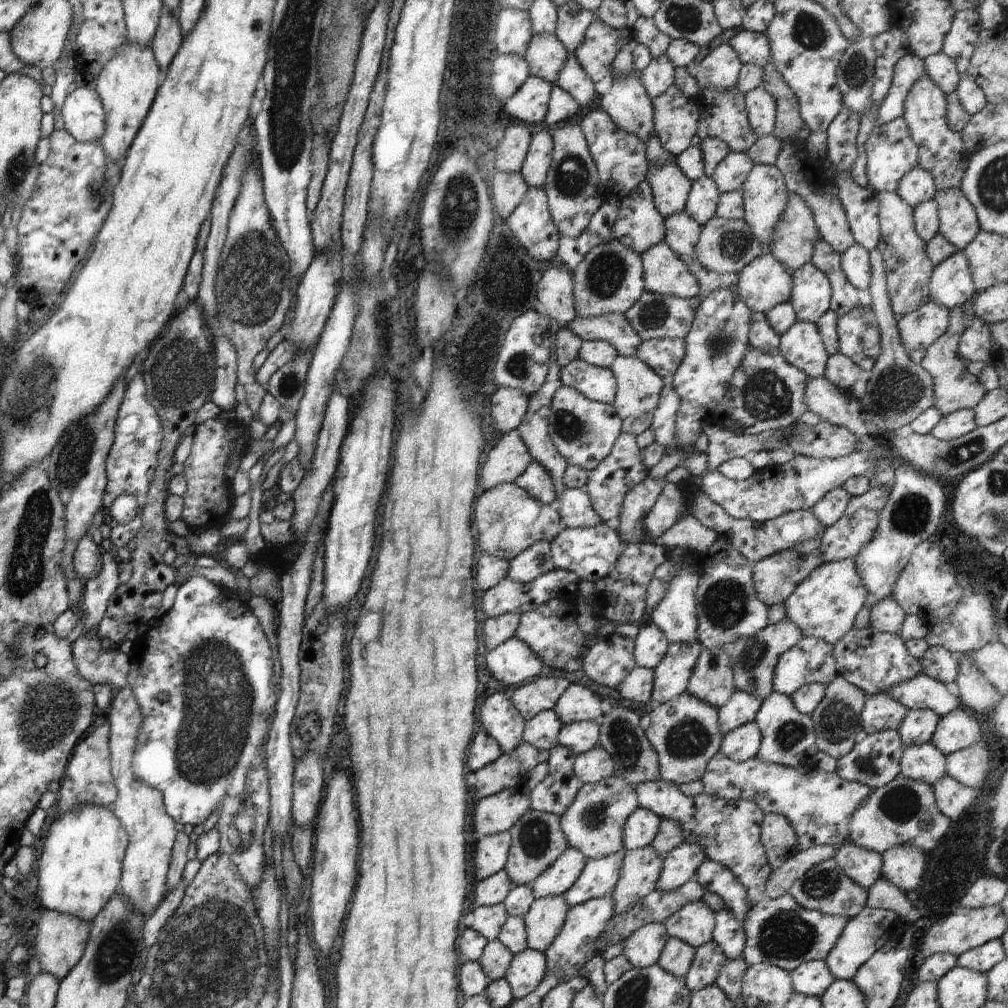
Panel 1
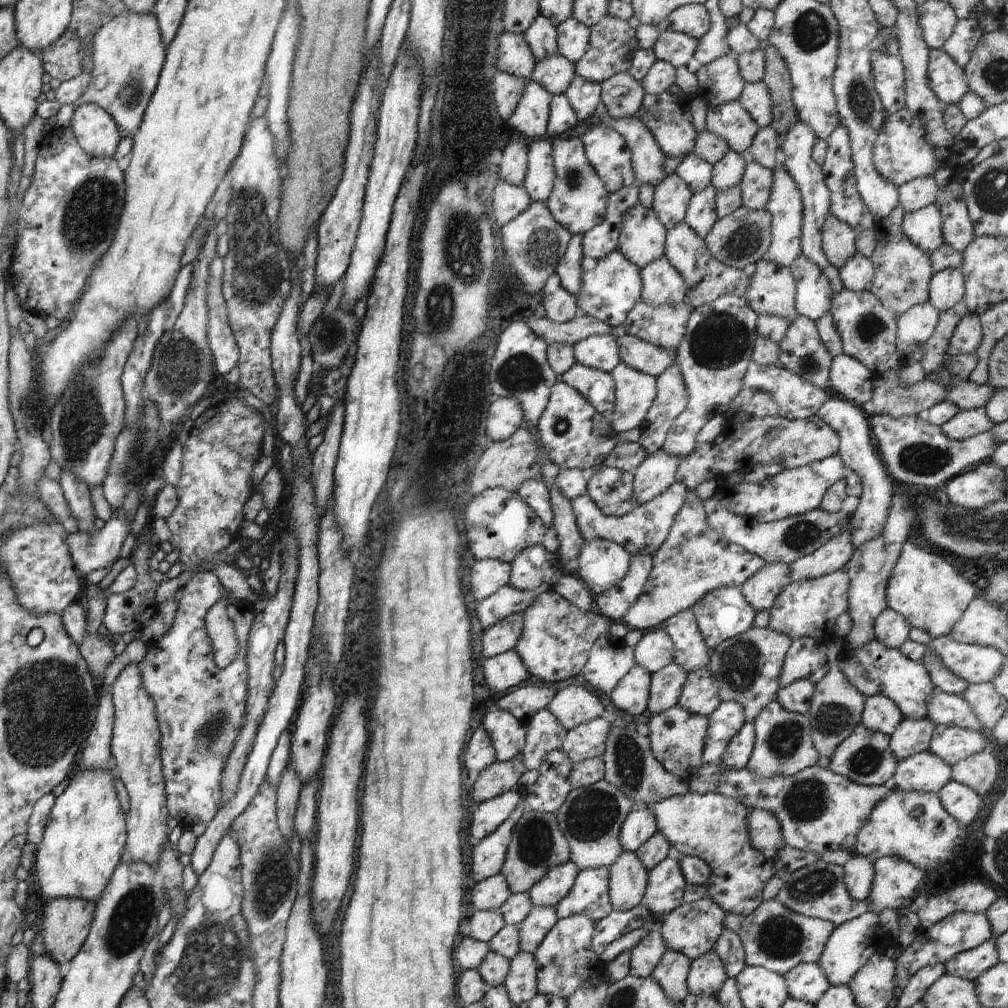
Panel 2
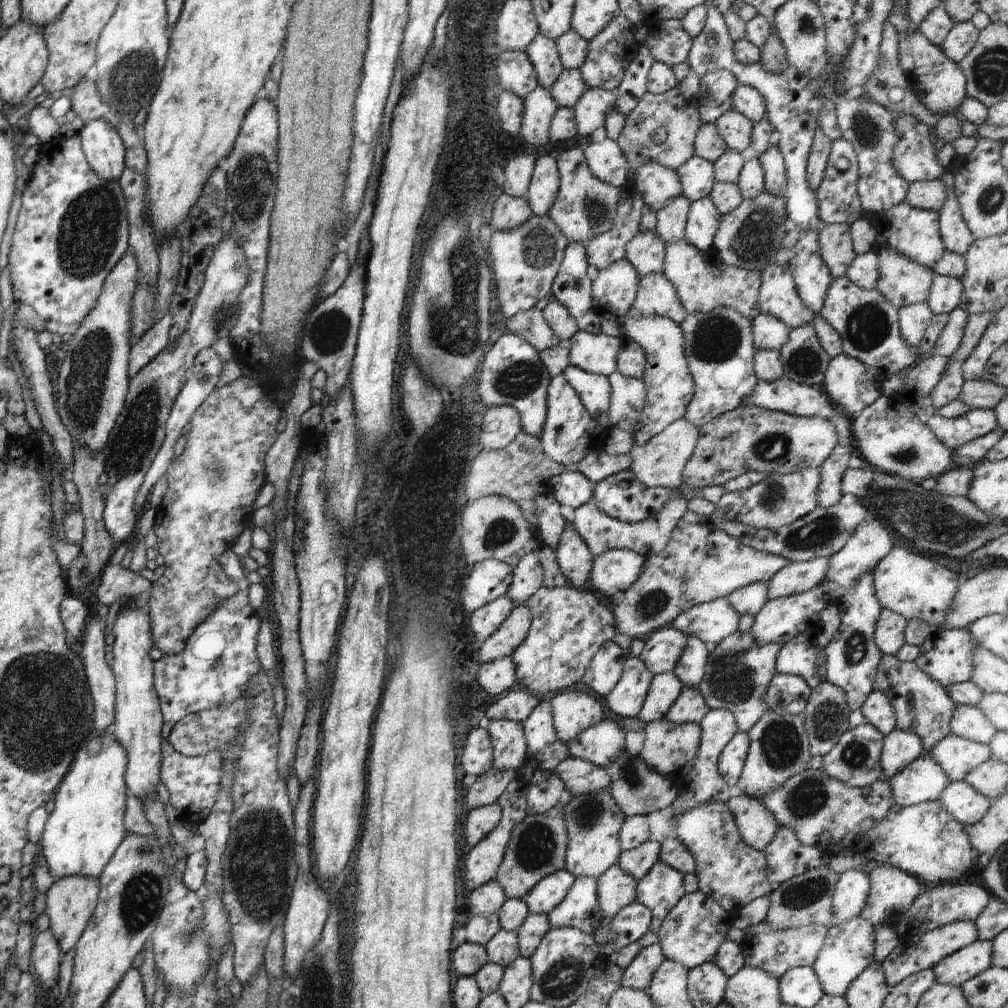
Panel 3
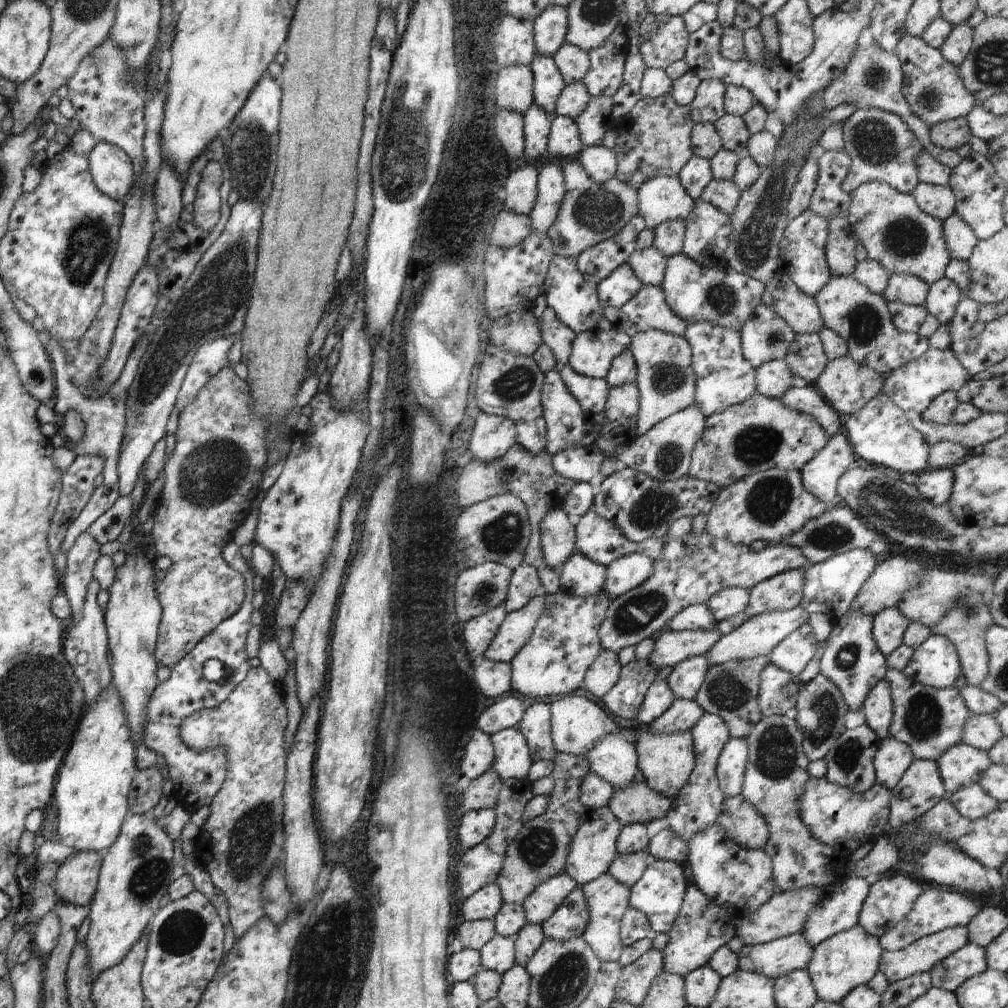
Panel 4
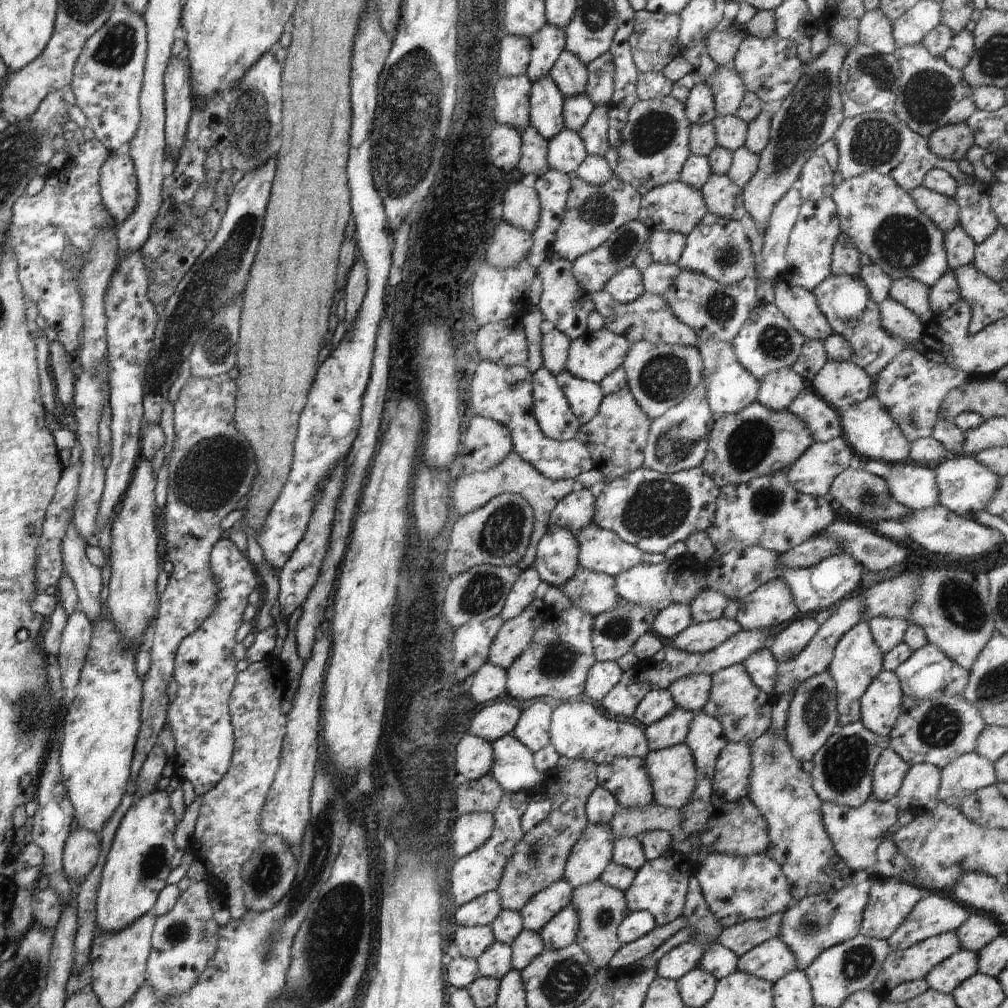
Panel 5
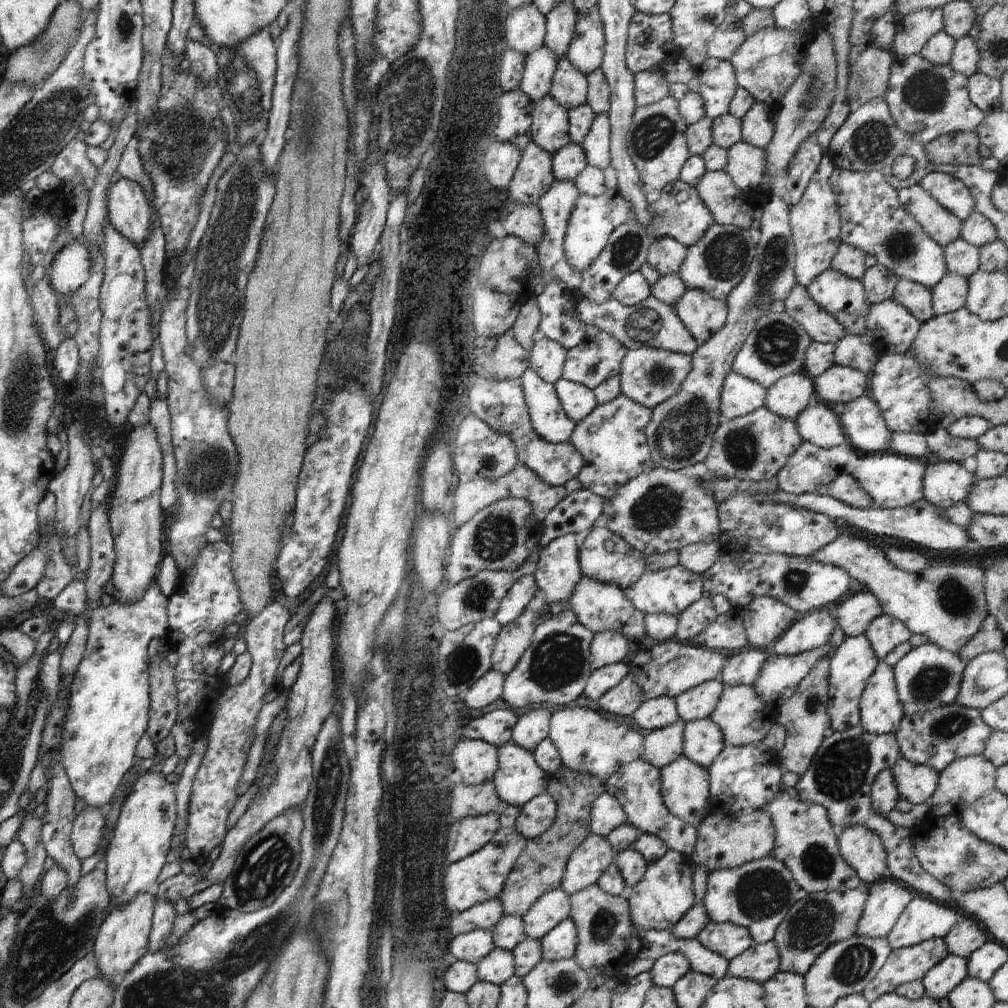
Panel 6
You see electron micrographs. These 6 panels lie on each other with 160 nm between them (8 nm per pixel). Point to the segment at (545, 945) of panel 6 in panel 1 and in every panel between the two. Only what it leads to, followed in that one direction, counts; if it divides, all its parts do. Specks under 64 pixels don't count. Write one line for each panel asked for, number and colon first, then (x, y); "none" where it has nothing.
1: (598, 878)
2: (590, 896)
3: (580, 909)
4: (571, 918)
5: (560, 932)

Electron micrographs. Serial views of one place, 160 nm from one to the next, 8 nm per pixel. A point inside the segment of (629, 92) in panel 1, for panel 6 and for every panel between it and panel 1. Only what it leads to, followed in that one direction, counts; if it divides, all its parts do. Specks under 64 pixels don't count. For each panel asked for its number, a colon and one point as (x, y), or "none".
2: (647, 159)
3: (658, 185)
4: (660, 199)
5: (674, 206)
6: (679, 213)

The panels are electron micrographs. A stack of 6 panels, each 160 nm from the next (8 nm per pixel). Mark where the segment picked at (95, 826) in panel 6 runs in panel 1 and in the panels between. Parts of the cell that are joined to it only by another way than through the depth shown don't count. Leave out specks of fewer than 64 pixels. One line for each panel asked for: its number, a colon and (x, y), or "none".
1: (60, 942)
2: (67, 920)
3: (71, 900)
4: (76, 879)
5: (82, 848)

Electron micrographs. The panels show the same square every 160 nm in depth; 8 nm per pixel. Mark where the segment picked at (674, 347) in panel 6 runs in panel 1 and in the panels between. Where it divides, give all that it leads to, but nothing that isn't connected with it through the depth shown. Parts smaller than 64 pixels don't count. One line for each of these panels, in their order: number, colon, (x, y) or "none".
1: (664, 273)
2: (662, 284)
3: (656, 296)
4: (648, 309)
5: (649, 318)

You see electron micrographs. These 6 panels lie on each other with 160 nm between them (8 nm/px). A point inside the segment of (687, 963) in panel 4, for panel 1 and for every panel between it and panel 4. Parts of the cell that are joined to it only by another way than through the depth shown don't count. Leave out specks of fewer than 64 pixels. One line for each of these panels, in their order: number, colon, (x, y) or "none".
1: (694, 923)
2: (693, 928)
3: (690, 935)

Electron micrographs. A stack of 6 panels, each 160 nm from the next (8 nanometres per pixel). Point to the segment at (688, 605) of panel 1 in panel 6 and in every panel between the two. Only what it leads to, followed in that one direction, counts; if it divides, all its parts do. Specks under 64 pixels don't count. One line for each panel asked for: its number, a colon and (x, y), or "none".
2: (691, 652)
3: (689, 669)
4: (686, 678)
5: (691, 692)
6: (699, 702)

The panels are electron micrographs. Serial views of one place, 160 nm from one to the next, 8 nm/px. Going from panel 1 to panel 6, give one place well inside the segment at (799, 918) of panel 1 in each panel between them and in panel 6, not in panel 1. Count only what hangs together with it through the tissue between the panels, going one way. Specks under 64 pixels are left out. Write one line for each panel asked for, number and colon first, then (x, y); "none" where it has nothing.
2: (774, 937)
3: (776, 952)
4: (779, 956)
5: (771, 960)
6: (760, 962)

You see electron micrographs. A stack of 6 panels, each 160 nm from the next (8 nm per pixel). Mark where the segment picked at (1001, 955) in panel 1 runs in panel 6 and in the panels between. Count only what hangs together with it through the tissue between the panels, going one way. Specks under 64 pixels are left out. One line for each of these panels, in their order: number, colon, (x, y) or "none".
2: (969, 965)
3: (969, 961)
4: (948, 974)
5: (944, 977)
6: (942, 977)

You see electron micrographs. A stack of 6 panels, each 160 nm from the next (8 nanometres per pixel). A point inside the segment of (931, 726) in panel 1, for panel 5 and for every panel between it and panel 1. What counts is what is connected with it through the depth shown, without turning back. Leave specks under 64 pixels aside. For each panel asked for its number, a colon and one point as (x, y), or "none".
2: (911, 736)
3: (900, 748)
4: (893, 758)
5: (888, 774)

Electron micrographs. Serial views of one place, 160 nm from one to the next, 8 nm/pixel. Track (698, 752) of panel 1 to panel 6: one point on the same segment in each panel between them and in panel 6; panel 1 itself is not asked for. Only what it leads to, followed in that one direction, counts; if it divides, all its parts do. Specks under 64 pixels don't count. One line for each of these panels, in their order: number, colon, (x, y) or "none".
2: (677, 737)
3: (669, 749)
4: (666, 760)
5: (672, 771)
6: (685, 791)

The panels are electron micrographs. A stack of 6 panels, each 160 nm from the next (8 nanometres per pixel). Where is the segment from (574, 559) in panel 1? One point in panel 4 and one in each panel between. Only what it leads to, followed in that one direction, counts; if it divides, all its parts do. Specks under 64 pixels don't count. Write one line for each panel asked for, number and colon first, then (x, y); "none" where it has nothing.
2: (602, 564)
3: (614, 571)
4: (626, 573)

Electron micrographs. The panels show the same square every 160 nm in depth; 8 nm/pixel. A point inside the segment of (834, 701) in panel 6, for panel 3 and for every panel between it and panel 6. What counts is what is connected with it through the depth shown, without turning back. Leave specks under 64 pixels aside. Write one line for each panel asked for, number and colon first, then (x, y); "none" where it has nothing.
3: (852, 658)
4: (852, 661)
5: (857, 661)

